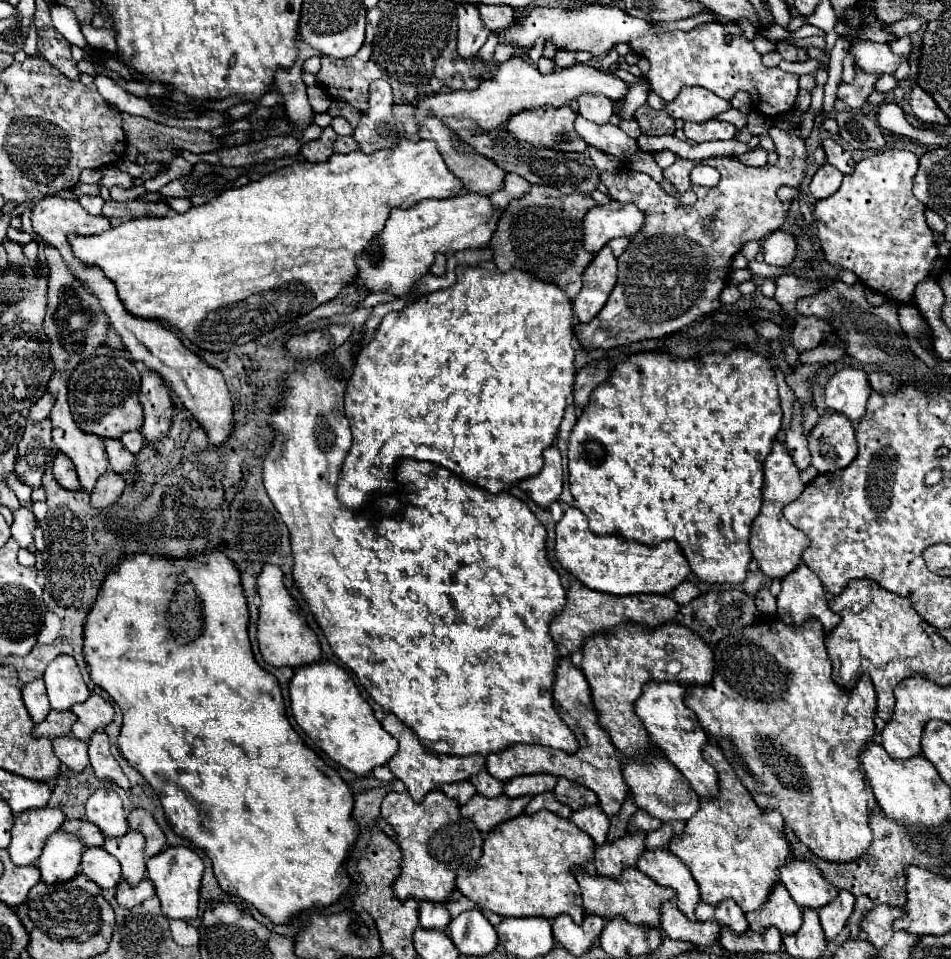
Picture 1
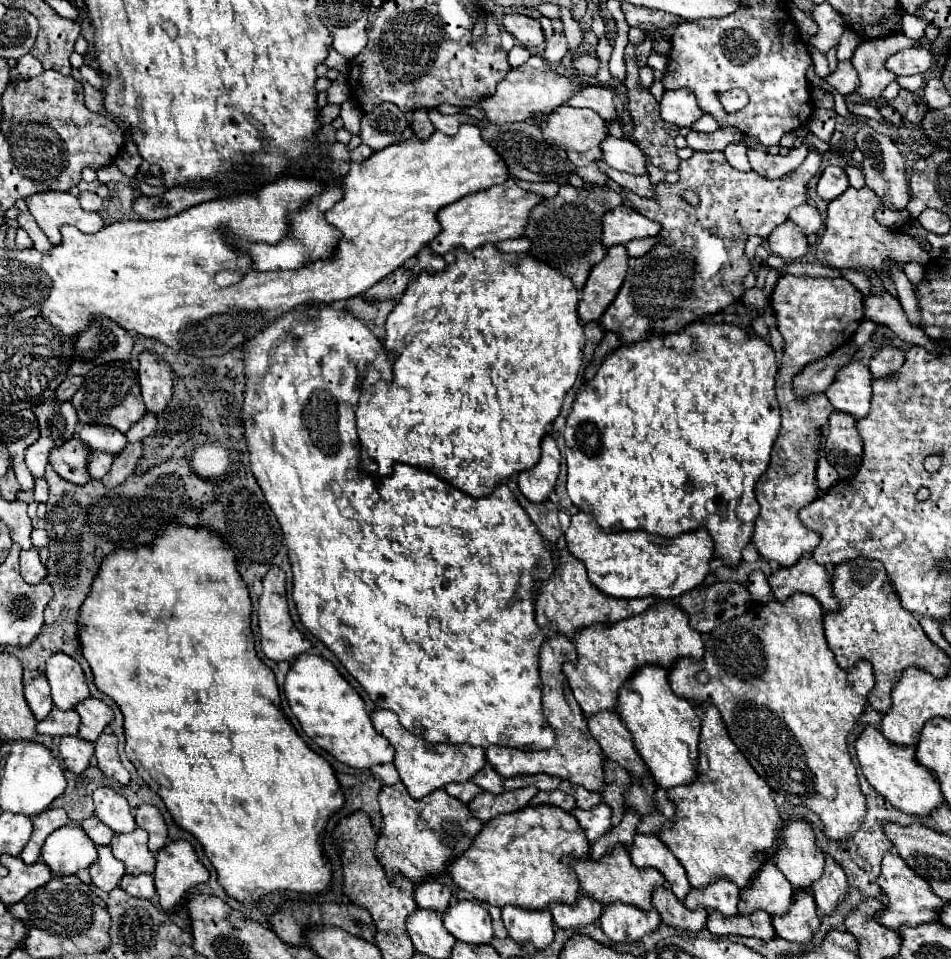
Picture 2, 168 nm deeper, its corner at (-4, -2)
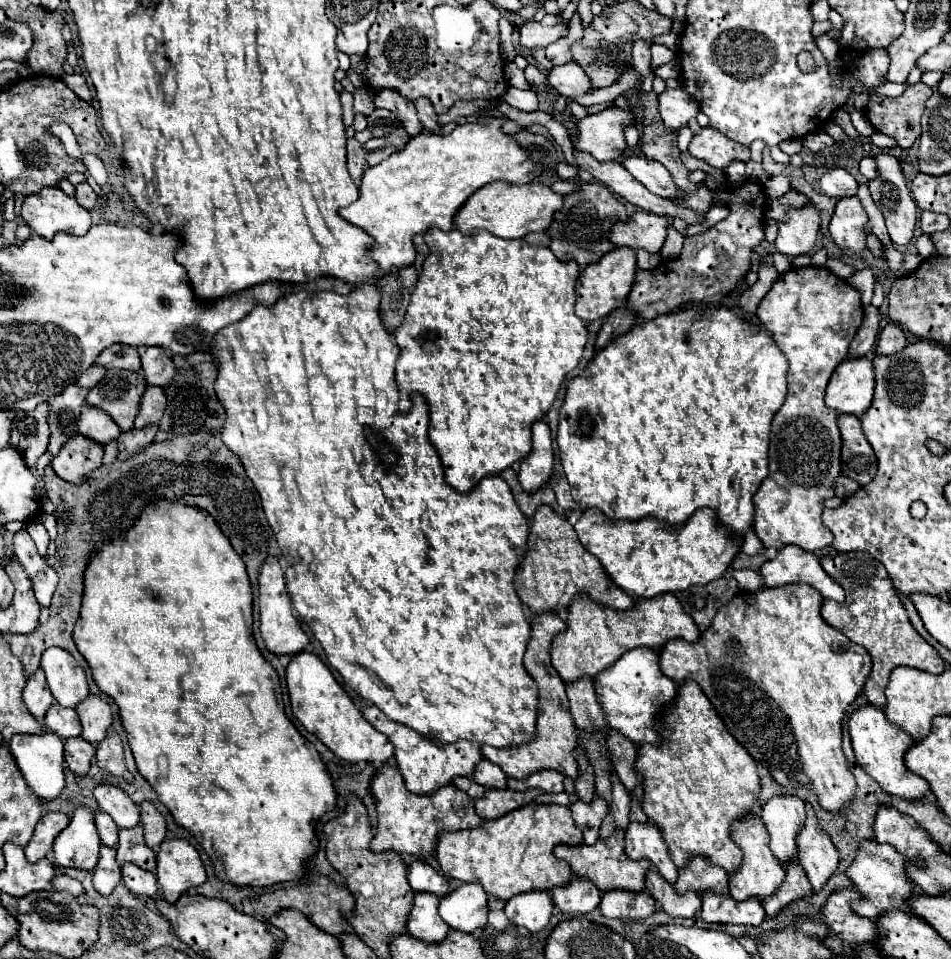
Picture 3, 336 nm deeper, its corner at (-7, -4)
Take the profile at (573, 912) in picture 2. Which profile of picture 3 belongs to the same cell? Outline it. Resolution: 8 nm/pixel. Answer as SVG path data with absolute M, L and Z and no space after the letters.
M573 878L565 886L551 892L555 906L565 914L587 914L601 902L601 890L587 878Z

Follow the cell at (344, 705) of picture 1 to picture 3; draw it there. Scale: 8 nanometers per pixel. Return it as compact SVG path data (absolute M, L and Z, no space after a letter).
M301 652L291 658L287 666L287 688L293 716L339 758L353 764L361 760L385 764L393 756L393 744L363 718L361 710L335 682L331 670L321 662L317 654Z

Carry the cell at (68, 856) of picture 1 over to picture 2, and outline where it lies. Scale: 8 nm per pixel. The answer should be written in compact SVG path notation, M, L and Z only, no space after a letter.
M64 826L50 834L42 846L42 860L56 876L72 876L98 858L94 842L78 826Z

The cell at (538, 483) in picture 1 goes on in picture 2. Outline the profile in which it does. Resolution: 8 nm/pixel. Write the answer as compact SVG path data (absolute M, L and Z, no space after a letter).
M546 434L546 438L542 440L540 462L532 470L520 474L518 486L530 502L542 504L554 492L558 472L560 472L560 450L556 446L556 440L550 434Z

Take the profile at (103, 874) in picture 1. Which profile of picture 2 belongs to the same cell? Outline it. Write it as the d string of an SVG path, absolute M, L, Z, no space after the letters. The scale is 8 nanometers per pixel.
M98 846L98 860L90 866L90 876L100 890L110 892L120 884L120 878L124 876L124 864L114 858L110 846Z

